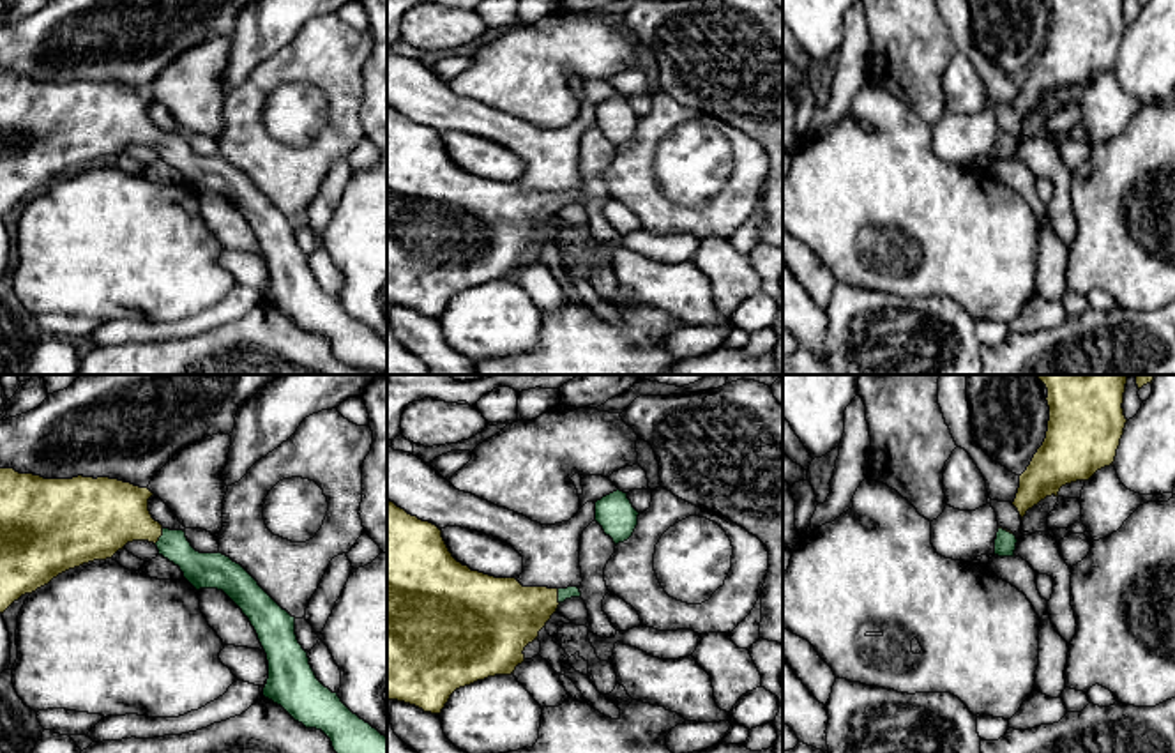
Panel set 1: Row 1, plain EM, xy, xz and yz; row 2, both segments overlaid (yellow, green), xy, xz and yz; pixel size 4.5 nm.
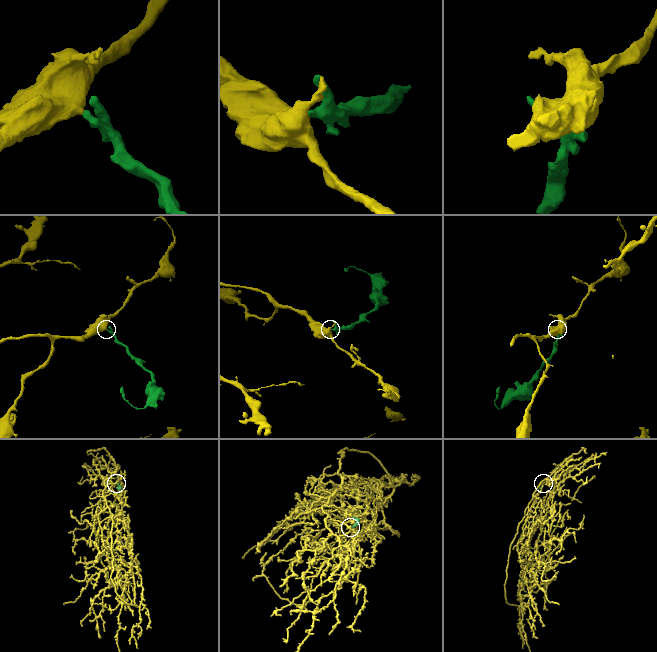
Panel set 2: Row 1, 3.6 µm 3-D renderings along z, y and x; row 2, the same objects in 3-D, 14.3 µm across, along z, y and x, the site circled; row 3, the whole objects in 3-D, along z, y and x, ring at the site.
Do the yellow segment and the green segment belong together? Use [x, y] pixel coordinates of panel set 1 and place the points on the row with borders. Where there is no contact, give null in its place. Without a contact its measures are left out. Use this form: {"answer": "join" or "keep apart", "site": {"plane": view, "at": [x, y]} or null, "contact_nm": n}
{"answer": "join", "site": {"plane": "xy", "at": [161, 534]}, "contact_nm": 80}

